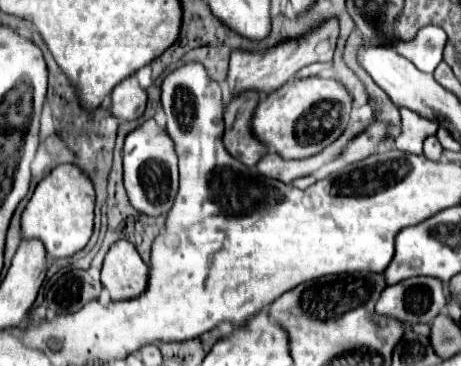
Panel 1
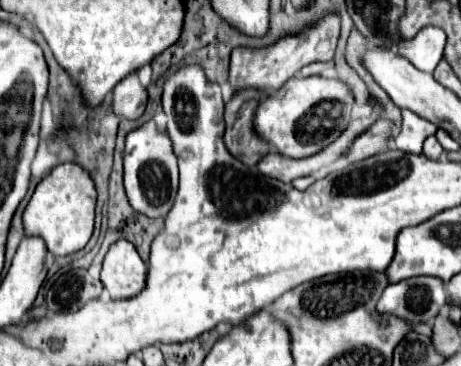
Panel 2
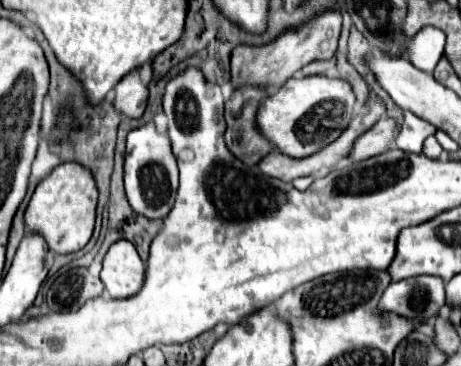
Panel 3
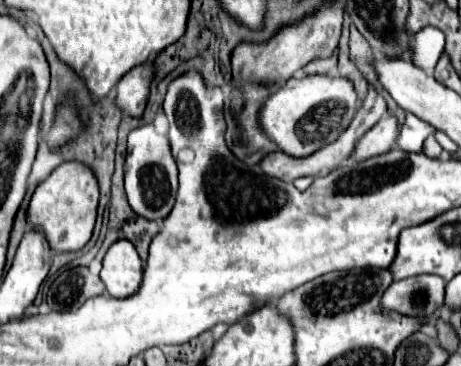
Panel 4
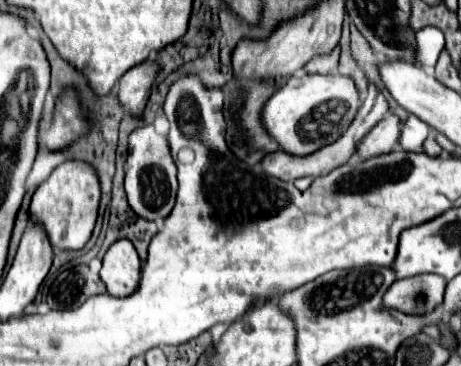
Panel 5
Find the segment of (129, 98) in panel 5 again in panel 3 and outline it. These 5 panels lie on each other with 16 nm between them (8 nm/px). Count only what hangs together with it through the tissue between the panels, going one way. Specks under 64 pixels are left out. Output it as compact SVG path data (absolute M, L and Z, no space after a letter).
M138 70L130 72L114 88L114 108L124 118L140 118L148 100L148 88L140 82Z

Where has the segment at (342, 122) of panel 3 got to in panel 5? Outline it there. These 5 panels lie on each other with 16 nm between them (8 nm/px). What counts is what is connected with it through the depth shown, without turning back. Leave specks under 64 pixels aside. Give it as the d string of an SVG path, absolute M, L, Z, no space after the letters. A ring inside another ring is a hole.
M304 74L300 78L290 76L264 104L260 120L264 130L278 146L292 156L308 156L344 134L352 116L358 110L358 92L348 76L322 76ZM314 112L314 116L312 116Z

